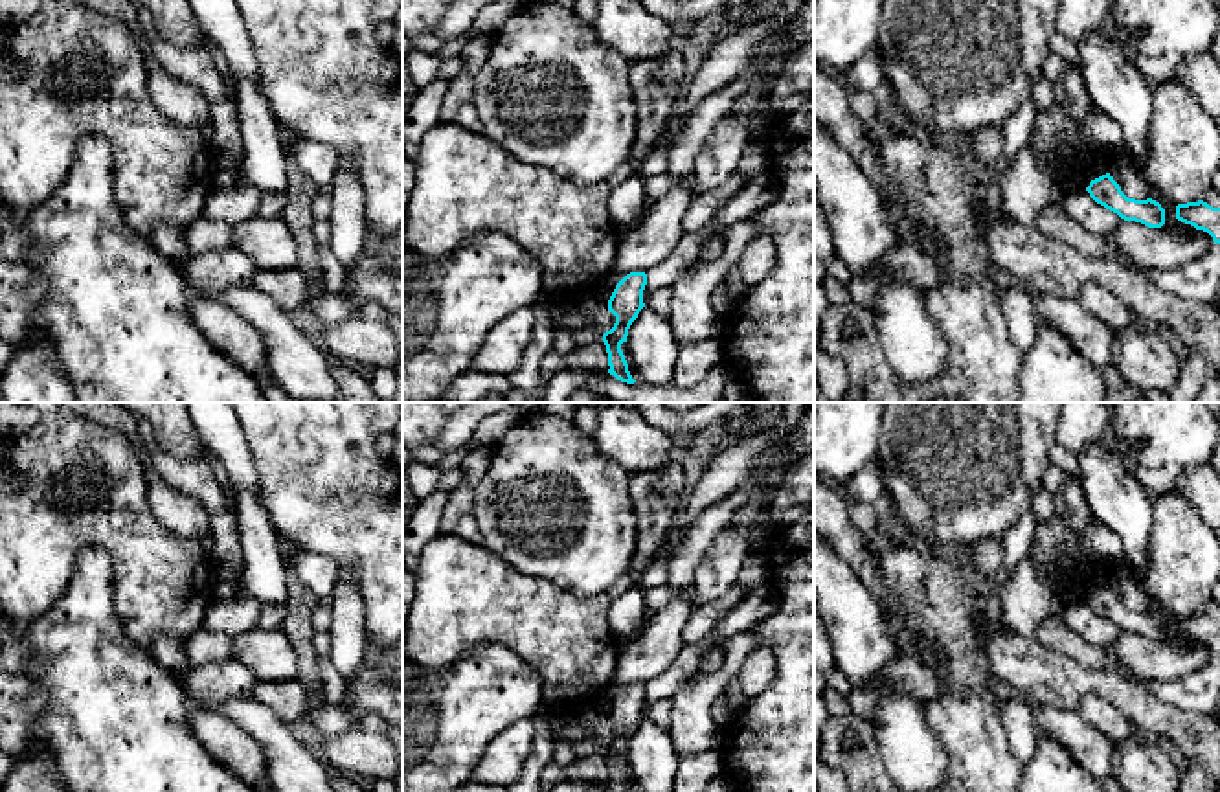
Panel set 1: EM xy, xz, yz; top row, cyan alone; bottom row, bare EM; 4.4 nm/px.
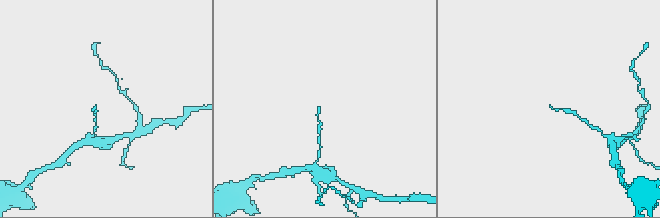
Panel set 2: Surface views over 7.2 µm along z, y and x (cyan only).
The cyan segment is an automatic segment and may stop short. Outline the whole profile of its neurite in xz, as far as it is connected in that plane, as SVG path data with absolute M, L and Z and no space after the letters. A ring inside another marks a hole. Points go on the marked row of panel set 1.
M630 272L616 285L608 300L608 311L616 316L614 327L603 334L603 342L608 353L610 366L608 373L627 384L634 384L636 380L628 371L628 364L621 351L621 344L627 342L632 322L645 307L643 303L645 285L647 285L645 272Z

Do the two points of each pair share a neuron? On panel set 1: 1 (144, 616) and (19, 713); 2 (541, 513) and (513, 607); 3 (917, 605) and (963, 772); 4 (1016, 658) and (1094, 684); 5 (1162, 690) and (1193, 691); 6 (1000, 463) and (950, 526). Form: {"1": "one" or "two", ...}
{"1": "two", "2": "two", "3": "one", "4": "one", "5": "one", "6": "one"}

